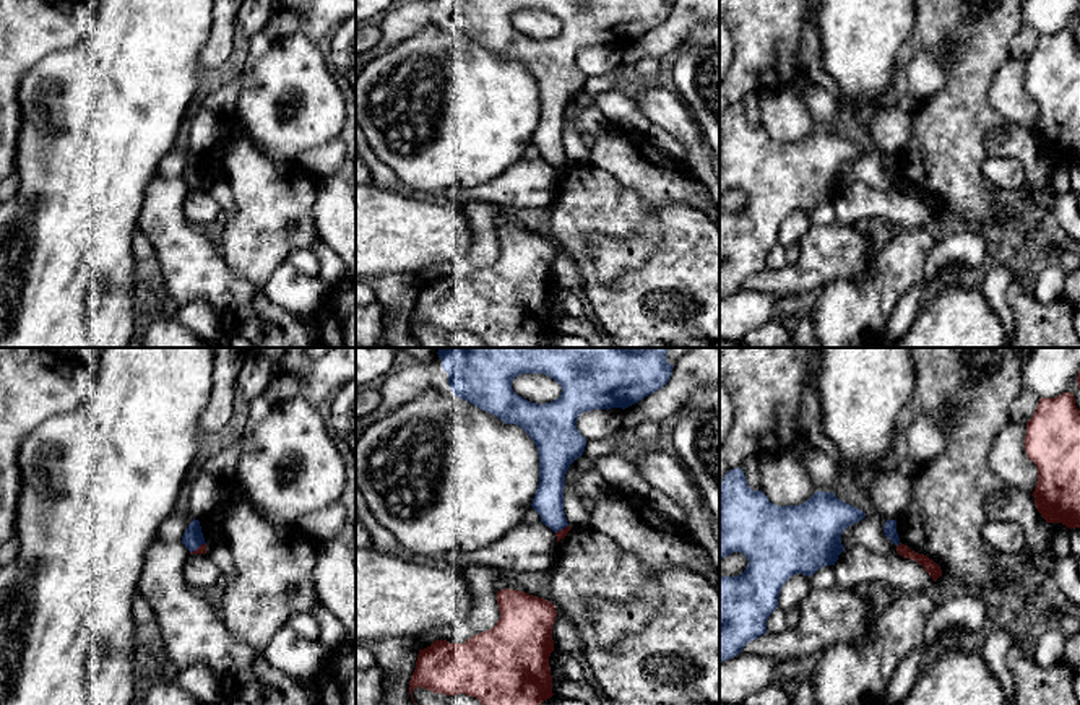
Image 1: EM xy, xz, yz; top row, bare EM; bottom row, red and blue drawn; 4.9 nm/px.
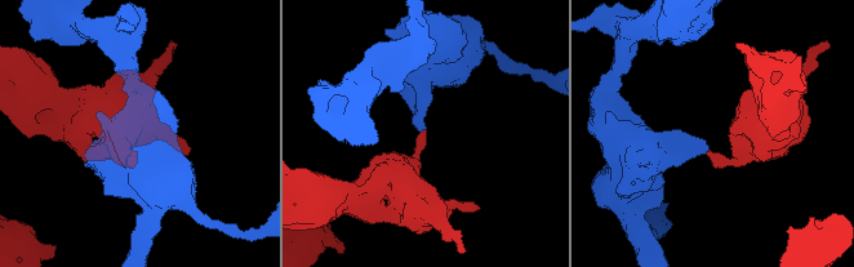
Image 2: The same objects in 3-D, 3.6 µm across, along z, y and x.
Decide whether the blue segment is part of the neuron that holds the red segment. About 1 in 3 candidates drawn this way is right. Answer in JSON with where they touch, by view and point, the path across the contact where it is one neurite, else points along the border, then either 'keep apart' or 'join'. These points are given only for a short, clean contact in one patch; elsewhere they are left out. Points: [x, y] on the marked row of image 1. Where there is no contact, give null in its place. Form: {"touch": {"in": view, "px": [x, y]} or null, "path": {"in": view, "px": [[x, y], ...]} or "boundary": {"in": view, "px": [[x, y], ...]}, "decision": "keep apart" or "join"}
{"touch": {"in": "xy", "px": [198, 548]}, "boundary": {"in": "xy", "px": [[205, 543], [190, 553]]}, "decision": "keep apart"}

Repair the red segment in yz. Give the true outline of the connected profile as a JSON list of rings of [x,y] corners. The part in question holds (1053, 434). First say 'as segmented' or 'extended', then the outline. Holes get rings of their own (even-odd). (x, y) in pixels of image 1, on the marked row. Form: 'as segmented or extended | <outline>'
as segmented | [[[1074,393],[1039,398],[1025,452],[1038,468],[1035,505],[1046,523],[1080,528],[1080,411]]]

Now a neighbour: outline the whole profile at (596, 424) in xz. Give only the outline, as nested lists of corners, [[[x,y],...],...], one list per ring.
[[[622,408],[593,409],[581,413],[577,419],[577,429],[586,439],[586,442],[598,442],[622,427]]]

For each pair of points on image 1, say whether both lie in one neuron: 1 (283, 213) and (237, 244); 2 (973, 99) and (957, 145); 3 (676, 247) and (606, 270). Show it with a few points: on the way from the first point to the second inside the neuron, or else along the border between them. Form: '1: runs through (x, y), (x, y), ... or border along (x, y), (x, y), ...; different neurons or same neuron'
1: runs through (272, 224), (249, 244); same neuron
2: runs through (962, 111), (957, 119), (957, 134); same neuron
3: border along (656, 218), (660, 247), (637, 270), (621, 275); different neurons

